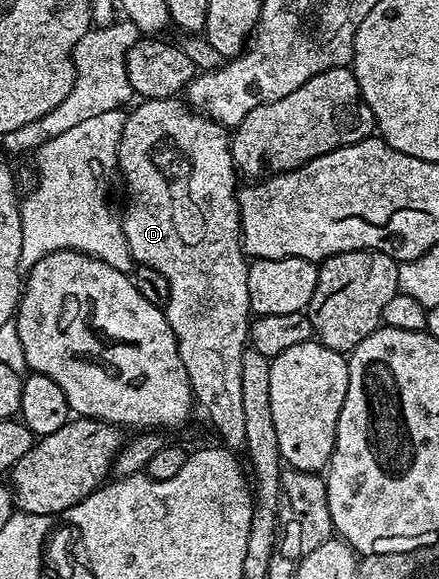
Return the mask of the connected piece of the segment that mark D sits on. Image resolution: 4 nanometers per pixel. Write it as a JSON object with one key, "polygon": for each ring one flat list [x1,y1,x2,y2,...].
{"polygon":[[177,98,141,100,138,103,138,108,133,113,130,111,125,117,123,134,115,157,115,164,121,167,121,176,125,179,125,184,129,187,130,192,129,209,123,212,121,225,134,261,140,267,159,270,159,274,163,274,163,278,167,278,169,297,163,311,177,339,179,358,187,370,187,378,191,382,194,401,199,405,200,411,201,408,205,411,206,418,213,423,213,428,217,431,218,438,221,439,218,441,230,450,241,450,244,449,247,438,243,423,243,354,247,351,251,313,249,311,249,295,247,294,249,264,241,247,241,208,237,205,239,188,237,176,239,177,239,172,233,162,233,146,227,129,221,124,216,124,211,118,201,115,200,112,193,111,188,103,181,101,180,104,179,101,180,99]]}

